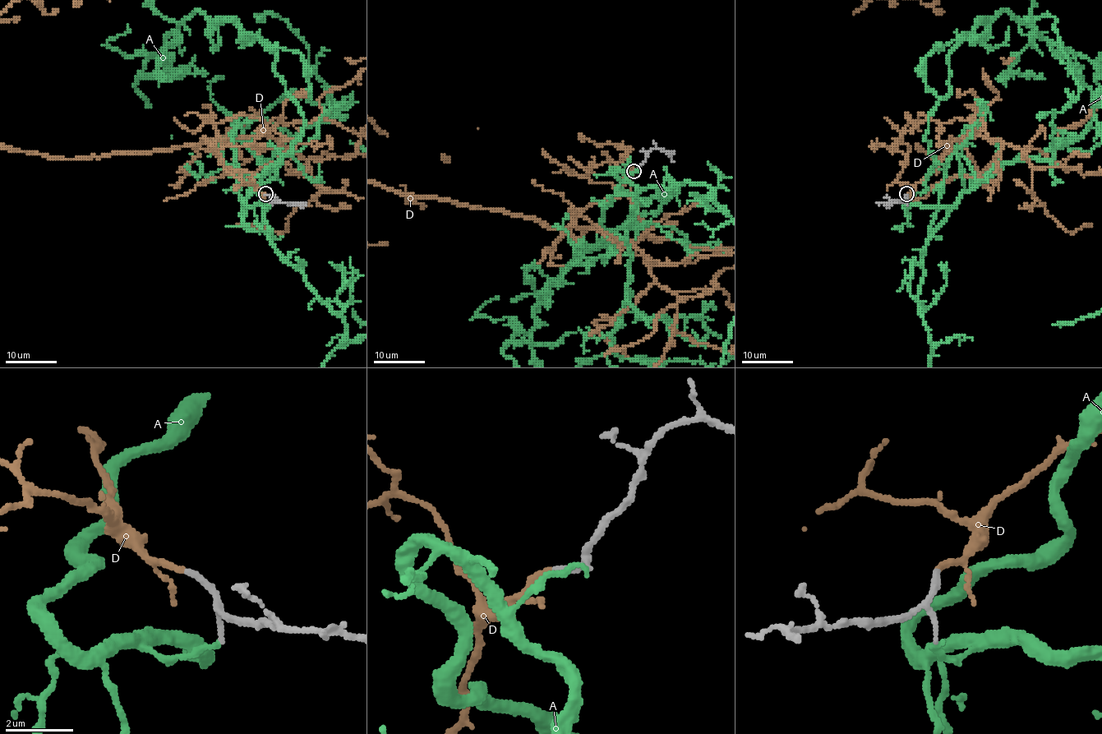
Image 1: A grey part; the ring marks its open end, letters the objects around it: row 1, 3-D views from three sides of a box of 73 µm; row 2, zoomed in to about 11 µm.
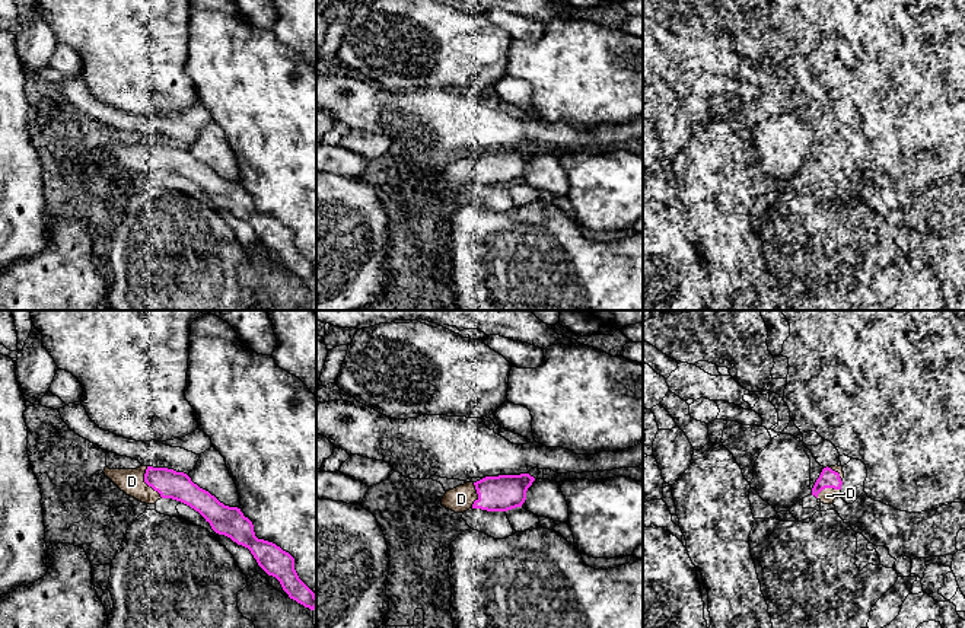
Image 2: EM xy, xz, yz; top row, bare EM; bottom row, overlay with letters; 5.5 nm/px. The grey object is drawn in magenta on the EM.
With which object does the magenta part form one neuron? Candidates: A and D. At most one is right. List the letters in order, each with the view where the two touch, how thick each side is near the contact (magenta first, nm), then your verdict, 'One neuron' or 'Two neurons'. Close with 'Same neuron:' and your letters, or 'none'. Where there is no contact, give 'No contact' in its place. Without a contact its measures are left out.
A: No contact. Two neurons
D: Touches magenta in xy. Thickness 160 nm (magenta) against 140 nm. One neuron
Same neuron: D

